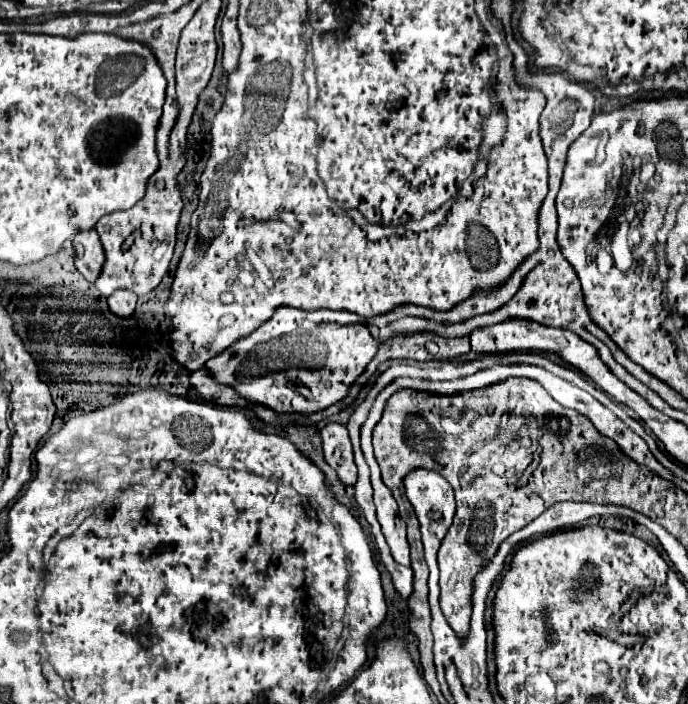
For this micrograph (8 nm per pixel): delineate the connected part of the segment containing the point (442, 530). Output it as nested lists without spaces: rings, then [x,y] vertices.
[[[424,467],[412,469],[408,473],[408,477],[404,479],[404,489],[406,489],[406,497],[412,503],[416,517],[420,521],[420,531],[422,531],[422,543],[424,543],[424,551],[426,551],[426,563],[430,567],[430,579],[428,579],[428,589],[430,589],[430,607],[432,607],[432,625],[436,625],[438,629],[446,629],[448,623],[440,611],[438,605],[438,565],[436,565],[436,553],[440,547],[440,541],[444,539],[446,531],[448,531],[448,521],[452,521],[452,515],[438,515],[438,513],[454,513],[454,489],[452,485],[446,483],[446,479],[438,473],[438,471],[428,471]]]

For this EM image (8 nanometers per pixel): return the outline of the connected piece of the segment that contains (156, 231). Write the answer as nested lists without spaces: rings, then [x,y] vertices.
[[[168,139],[158,145],[158,159],[160,167],[152,179],[148,179],[148,191],[144,199],[128,209],[118,211],[112,215],[104,215],[100,223],[96,223],[96,231],[100,235],[100,243],[106,253],[104,271],[100,271],[96,279],[96,289],[102,293],[102,297],[110,297],[114,289],[130,289],[138,297],[150,293],[166,275],[174,243],[176,243],[176,225],[182,209],[180,191],[176,185],[176,175],[184,167],[184,159],[178,163],[172,163],[168,157]]]

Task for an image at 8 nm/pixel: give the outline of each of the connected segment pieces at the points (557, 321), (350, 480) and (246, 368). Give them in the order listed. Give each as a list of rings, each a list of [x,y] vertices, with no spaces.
[[[560,263],[560,267],[564,267],[564,271],[568,271],[568,279],[564,279],[564,283],[522,283],[520,289],[516,291],[516,295],[506,303],[502,305],[500,309],[492,311],[492,313],[484,313],[484,315],[476,315],[474,319],[478,321],[476,327],[482,327],[482,325],[490,325],[490,323],[498,323],[498,321],[504,321],[508,317],[524,317],[524,319],[534,319],[534,321],[540,321],[542,325],[552,325],[552,327],[564,327],[564,329],[570,329],[574,333],[578,333],[584,341],[592,343],[598,347],[598,353],[602,357],[604,363],[608,363],[608,367],[612,367],[612,351],[608,349],[606,343],[602,343],[596,335],[592,335],[584,323],[586,319],[590,319],[588,315],[588,309],[586,309],[586,303],[584,303],[584,293],[582,293],[582,287],[580,287],[580,279],[574,271],[574,267],[570,263]]]
[[[328,423],[320,431],[322,443],[324,443],[324,459],[330,467],[336,469],[338,477],[346,485],[354,485],[356,481],[356,465],[352,457],[352,445],[350,437],[344,425],[340,423]]]
[[[276,307],[272,319],[262,323],[252,335],[240,339],[240,343],[208,359],[206,367],[220,383],[232,385],[252,403],[264,403],[276,411],[310,415],[326,409],[348,393],[350,385],[372,361],[376,343],[396,335],[392,327],[404,327],[402,319],[376,327],[350,311],[300,311],[296,307]]]

